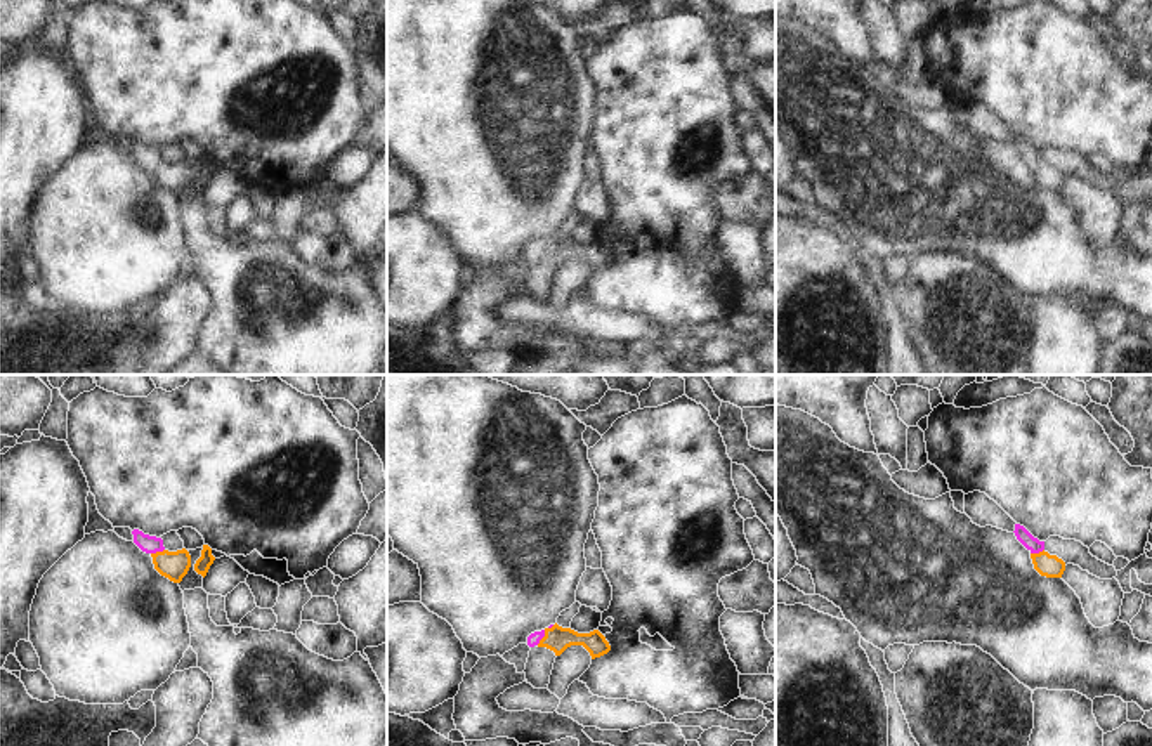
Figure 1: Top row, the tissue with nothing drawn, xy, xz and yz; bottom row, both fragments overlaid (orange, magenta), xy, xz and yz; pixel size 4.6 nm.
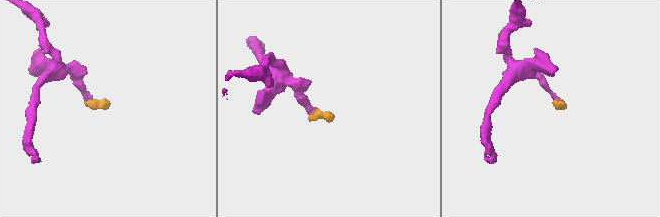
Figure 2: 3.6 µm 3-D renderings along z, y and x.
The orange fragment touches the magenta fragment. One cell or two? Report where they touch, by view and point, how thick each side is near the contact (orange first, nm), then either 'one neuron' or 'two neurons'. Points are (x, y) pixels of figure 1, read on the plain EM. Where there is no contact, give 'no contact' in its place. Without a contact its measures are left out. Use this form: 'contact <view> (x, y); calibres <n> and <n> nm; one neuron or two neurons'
contact xz (543, 248); calibres 120 and 60 nm; one neuron

